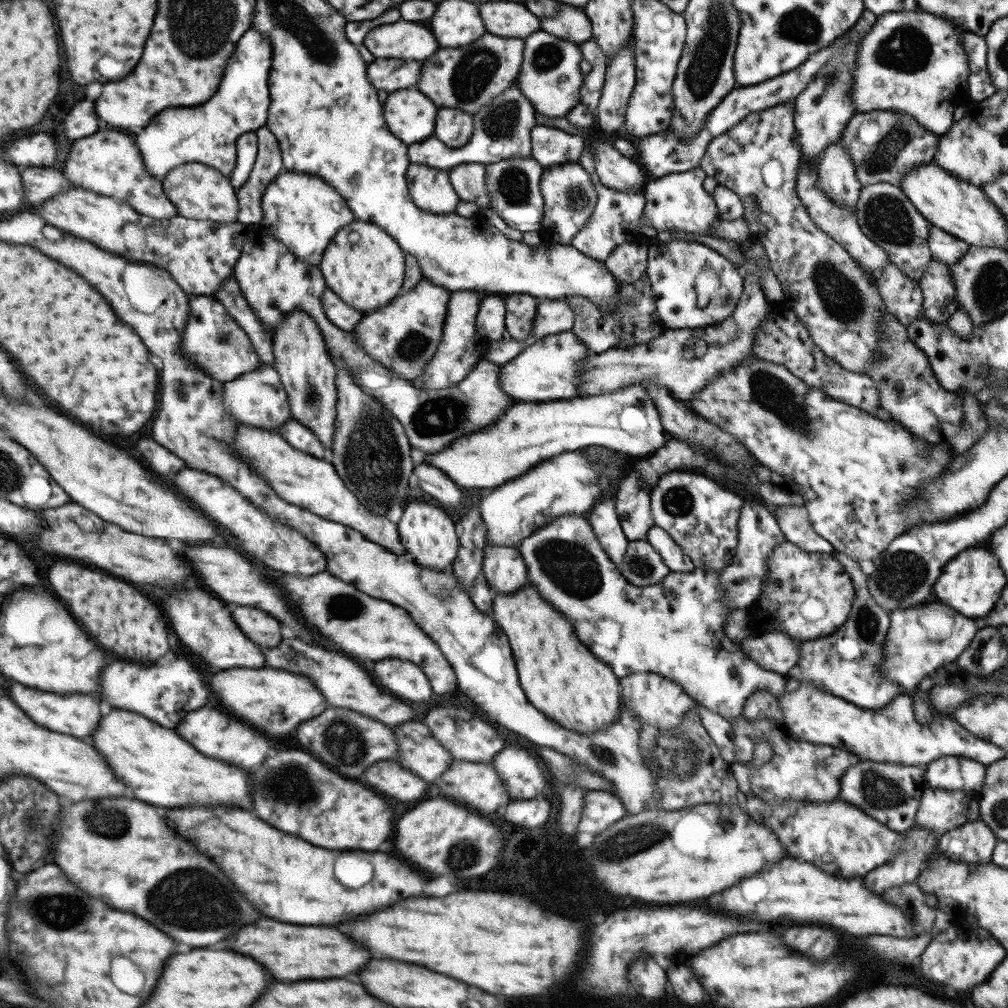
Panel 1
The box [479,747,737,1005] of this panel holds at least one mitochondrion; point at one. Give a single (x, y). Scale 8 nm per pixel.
(625, 843)

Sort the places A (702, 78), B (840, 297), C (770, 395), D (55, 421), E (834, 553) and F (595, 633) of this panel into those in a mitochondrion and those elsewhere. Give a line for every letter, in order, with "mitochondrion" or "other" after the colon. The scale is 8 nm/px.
A: mitochondrion
B: mitochondrion
C: mitochondrion
D: other
E: other
F: other

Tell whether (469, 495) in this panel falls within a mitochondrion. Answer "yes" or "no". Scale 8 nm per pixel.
no

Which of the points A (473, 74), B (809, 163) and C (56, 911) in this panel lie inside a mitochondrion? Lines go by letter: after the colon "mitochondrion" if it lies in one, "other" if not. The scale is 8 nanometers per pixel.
A: mitochondrion
B: other
C: mitochondrion

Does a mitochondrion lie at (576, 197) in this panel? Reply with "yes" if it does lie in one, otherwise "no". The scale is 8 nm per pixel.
yes

